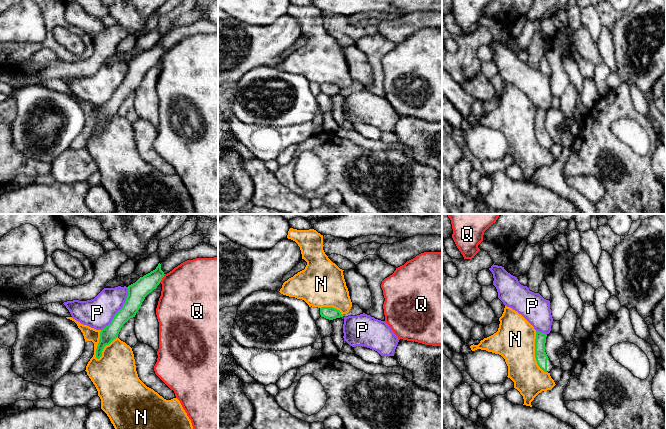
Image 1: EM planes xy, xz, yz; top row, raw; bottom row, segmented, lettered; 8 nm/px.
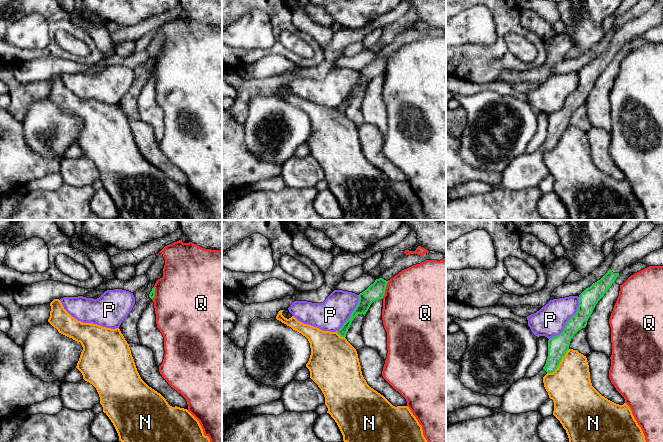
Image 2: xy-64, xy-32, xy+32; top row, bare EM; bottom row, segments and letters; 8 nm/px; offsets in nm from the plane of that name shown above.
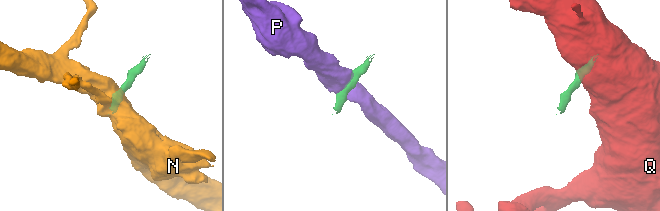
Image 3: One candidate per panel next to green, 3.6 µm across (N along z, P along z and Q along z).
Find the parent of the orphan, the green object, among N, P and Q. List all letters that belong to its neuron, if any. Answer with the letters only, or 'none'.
none

